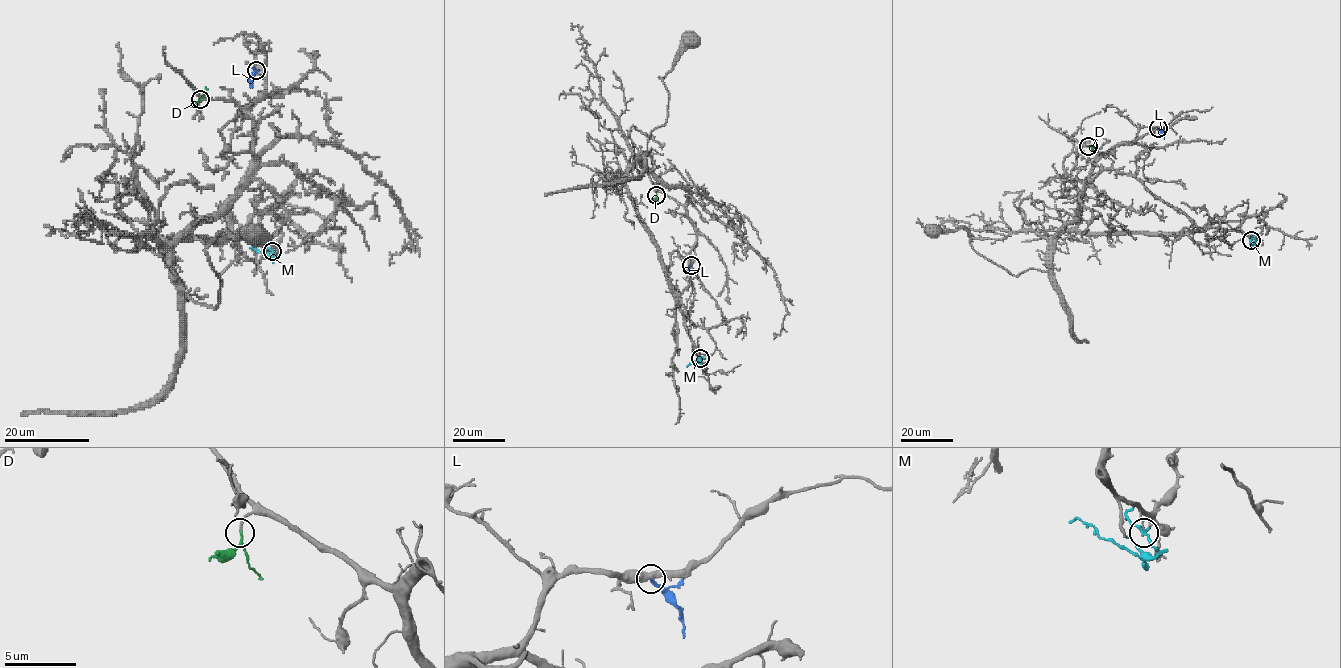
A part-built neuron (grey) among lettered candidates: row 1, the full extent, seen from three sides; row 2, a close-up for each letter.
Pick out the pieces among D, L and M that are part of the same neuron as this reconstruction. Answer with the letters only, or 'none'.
D

